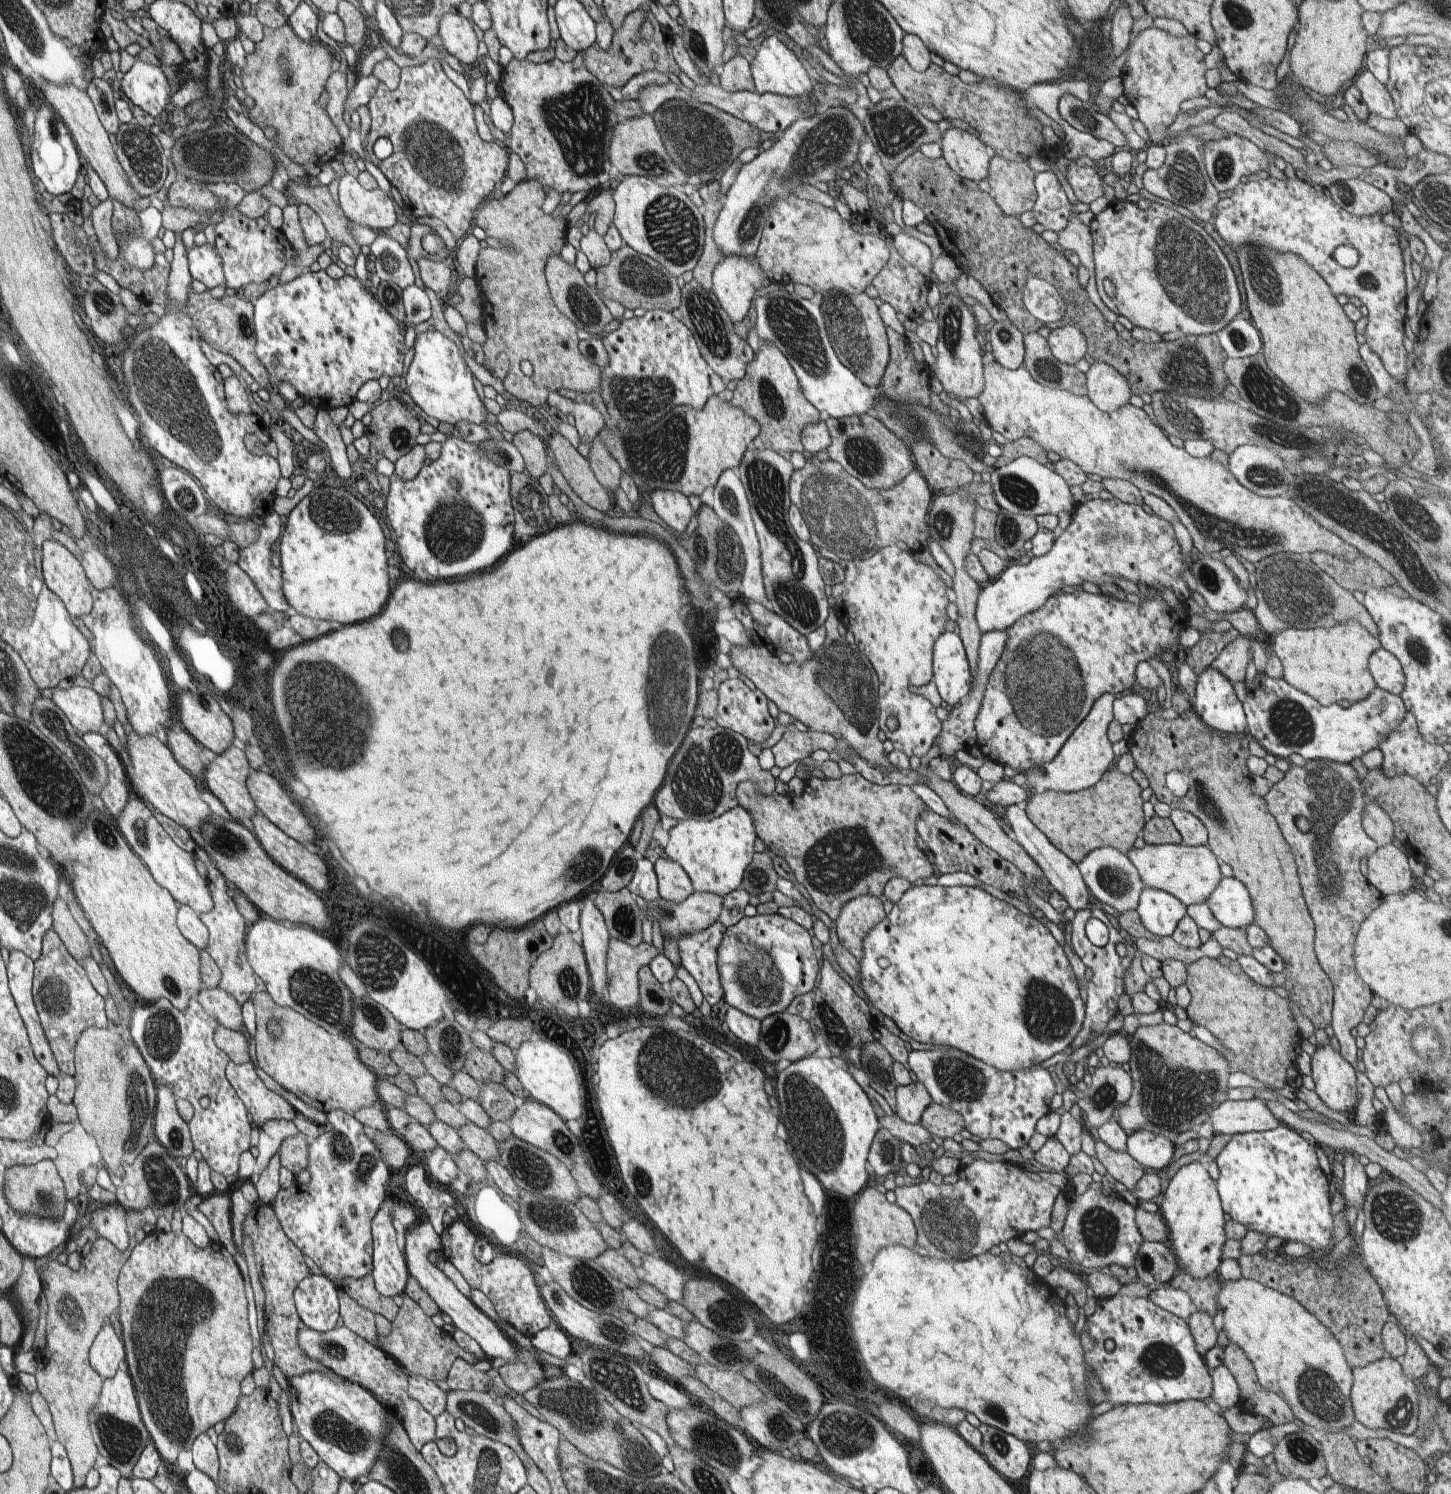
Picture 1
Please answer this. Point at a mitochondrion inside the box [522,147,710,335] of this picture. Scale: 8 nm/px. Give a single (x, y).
(671, 228)

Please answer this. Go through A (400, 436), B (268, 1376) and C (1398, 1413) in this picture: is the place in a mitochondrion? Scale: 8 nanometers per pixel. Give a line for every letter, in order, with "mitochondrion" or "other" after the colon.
A: mitochondrion
B: other
C: mitochondrion

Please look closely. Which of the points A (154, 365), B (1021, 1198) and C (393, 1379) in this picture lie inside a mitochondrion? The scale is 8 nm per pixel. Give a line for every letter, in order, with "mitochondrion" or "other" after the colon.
A: mitochondrion
B: other
C: other

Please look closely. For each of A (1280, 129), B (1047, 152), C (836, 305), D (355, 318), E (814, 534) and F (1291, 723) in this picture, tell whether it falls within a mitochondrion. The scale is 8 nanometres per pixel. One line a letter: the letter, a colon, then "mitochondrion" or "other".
A: other
B: other
C: mitochondrion
D: other
E: mitochondrion
F: mitochondrion

